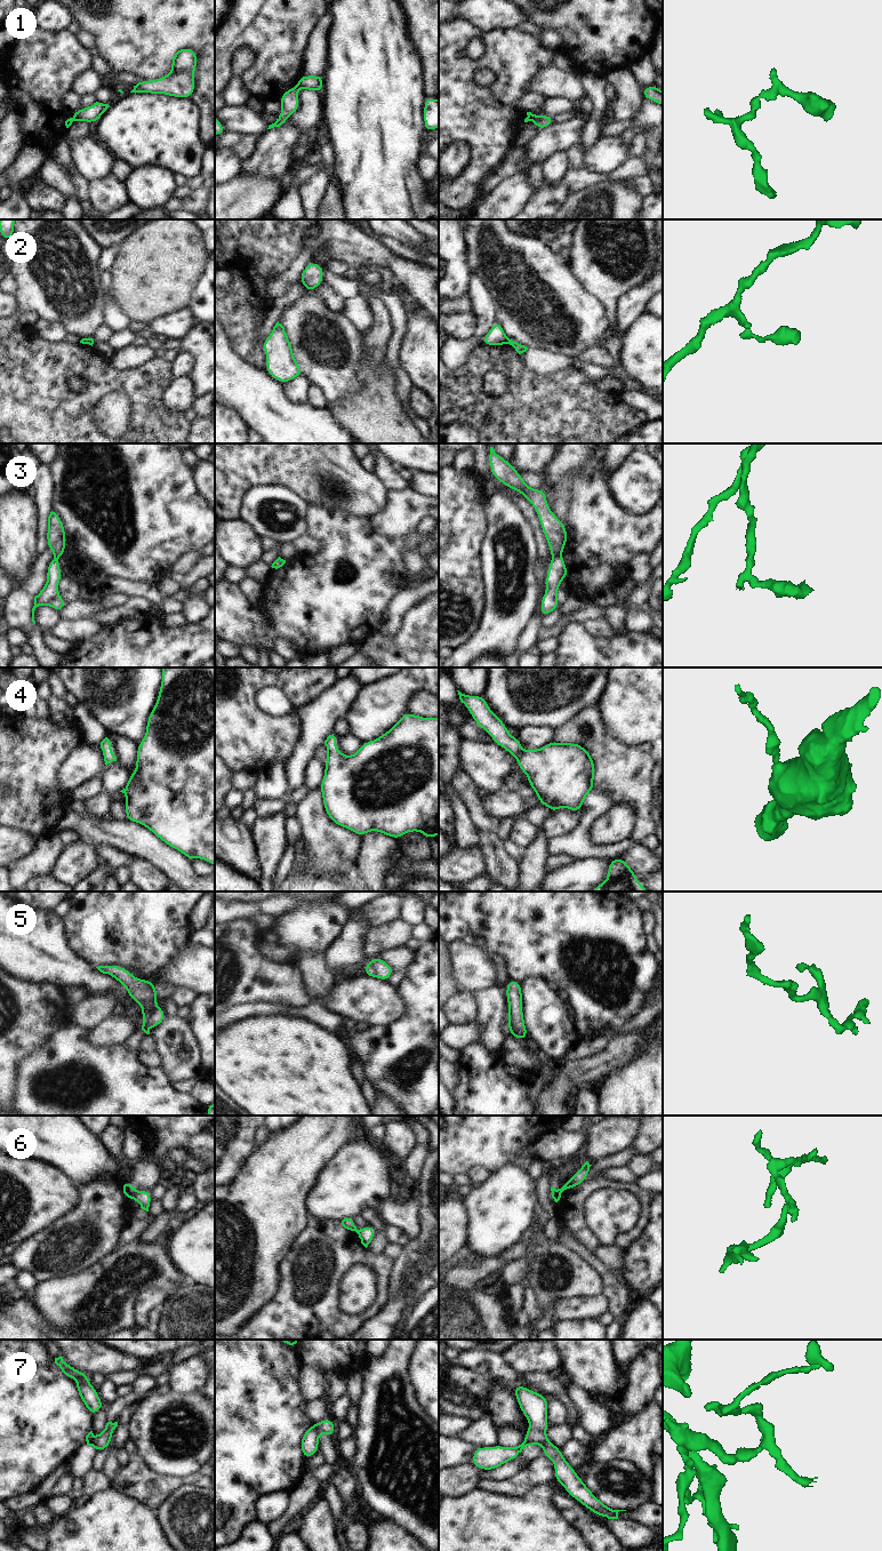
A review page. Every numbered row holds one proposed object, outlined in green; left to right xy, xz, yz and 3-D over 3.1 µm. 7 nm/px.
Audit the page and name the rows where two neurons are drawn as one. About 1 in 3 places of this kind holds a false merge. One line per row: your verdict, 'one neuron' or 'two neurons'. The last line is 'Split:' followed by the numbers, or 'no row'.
1: two neurons
2: two neurons
3: two neurons
4: one neuron
5: two neurons
6: two neurons
7: two neurons
Split: 1, 2, 3, 5, 6, 7

